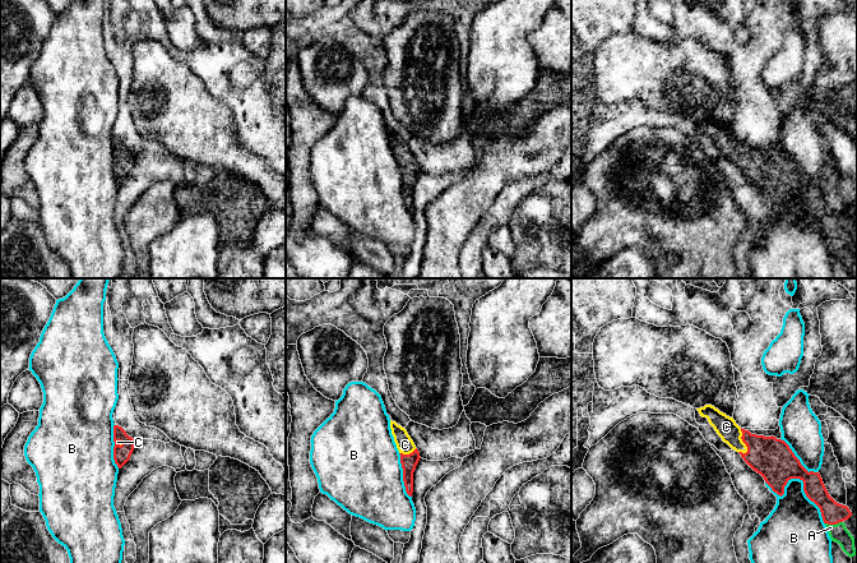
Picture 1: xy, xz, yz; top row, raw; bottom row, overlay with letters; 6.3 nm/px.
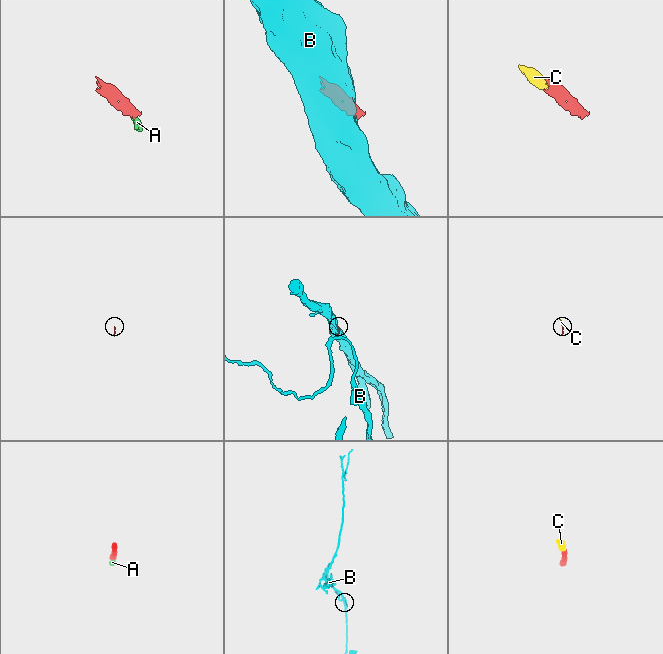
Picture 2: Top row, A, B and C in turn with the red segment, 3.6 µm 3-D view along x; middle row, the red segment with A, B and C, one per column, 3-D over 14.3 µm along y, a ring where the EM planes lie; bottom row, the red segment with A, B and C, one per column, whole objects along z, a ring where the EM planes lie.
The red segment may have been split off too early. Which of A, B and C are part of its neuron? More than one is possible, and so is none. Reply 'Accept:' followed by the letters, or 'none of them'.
Accept: A, C

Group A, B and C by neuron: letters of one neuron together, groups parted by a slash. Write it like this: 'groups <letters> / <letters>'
groups A C / B

